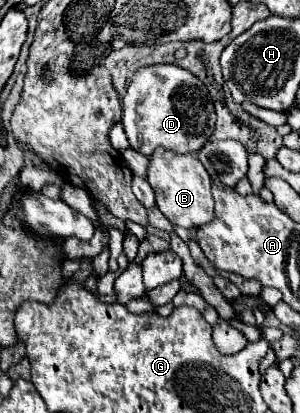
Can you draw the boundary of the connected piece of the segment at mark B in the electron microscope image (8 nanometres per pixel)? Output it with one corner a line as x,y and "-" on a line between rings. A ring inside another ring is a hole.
155,149
149,157
147,181
155,191
157,209
177,227
191,229
201,227
213,219
213,197
211,197
211,177
195,155
179,155
165,149

